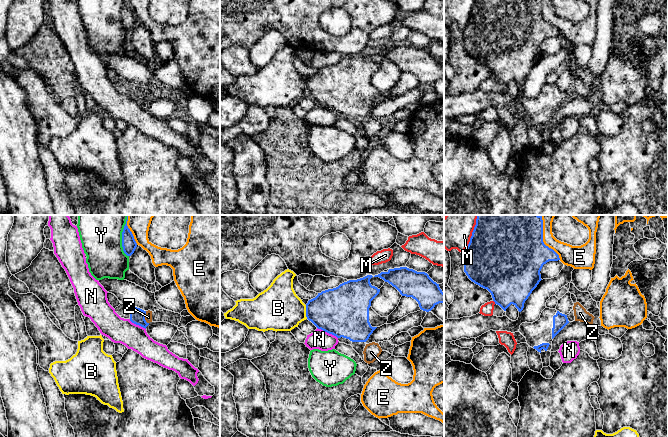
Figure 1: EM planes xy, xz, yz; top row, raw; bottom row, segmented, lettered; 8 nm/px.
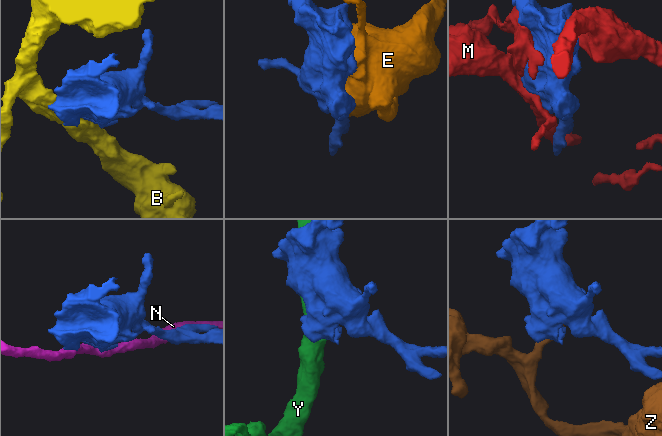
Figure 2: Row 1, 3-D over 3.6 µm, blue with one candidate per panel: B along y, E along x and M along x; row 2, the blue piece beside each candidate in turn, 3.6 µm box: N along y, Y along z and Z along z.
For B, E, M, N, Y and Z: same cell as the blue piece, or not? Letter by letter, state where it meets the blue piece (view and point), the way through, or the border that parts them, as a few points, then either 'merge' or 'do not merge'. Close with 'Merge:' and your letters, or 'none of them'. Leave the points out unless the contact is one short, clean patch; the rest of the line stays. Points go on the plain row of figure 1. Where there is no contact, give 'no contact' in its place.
B: meets blue in xz at (306, 88); border along xz (305, 81), (305, 92), (307, 94); do not merge
E: meets blue in yz at (543, 19); do not merge
M: meets blue in yz at (470, 15); do not merge
N: meets blue in xz at (327, 108); do not merge
Y: meets blue in xy at (122, 16); do not merge
Z: meets blue in xy at (144, 93); border along xy (145, 87), (145, 96), (148, 99); do not merge
Merge: none of them

